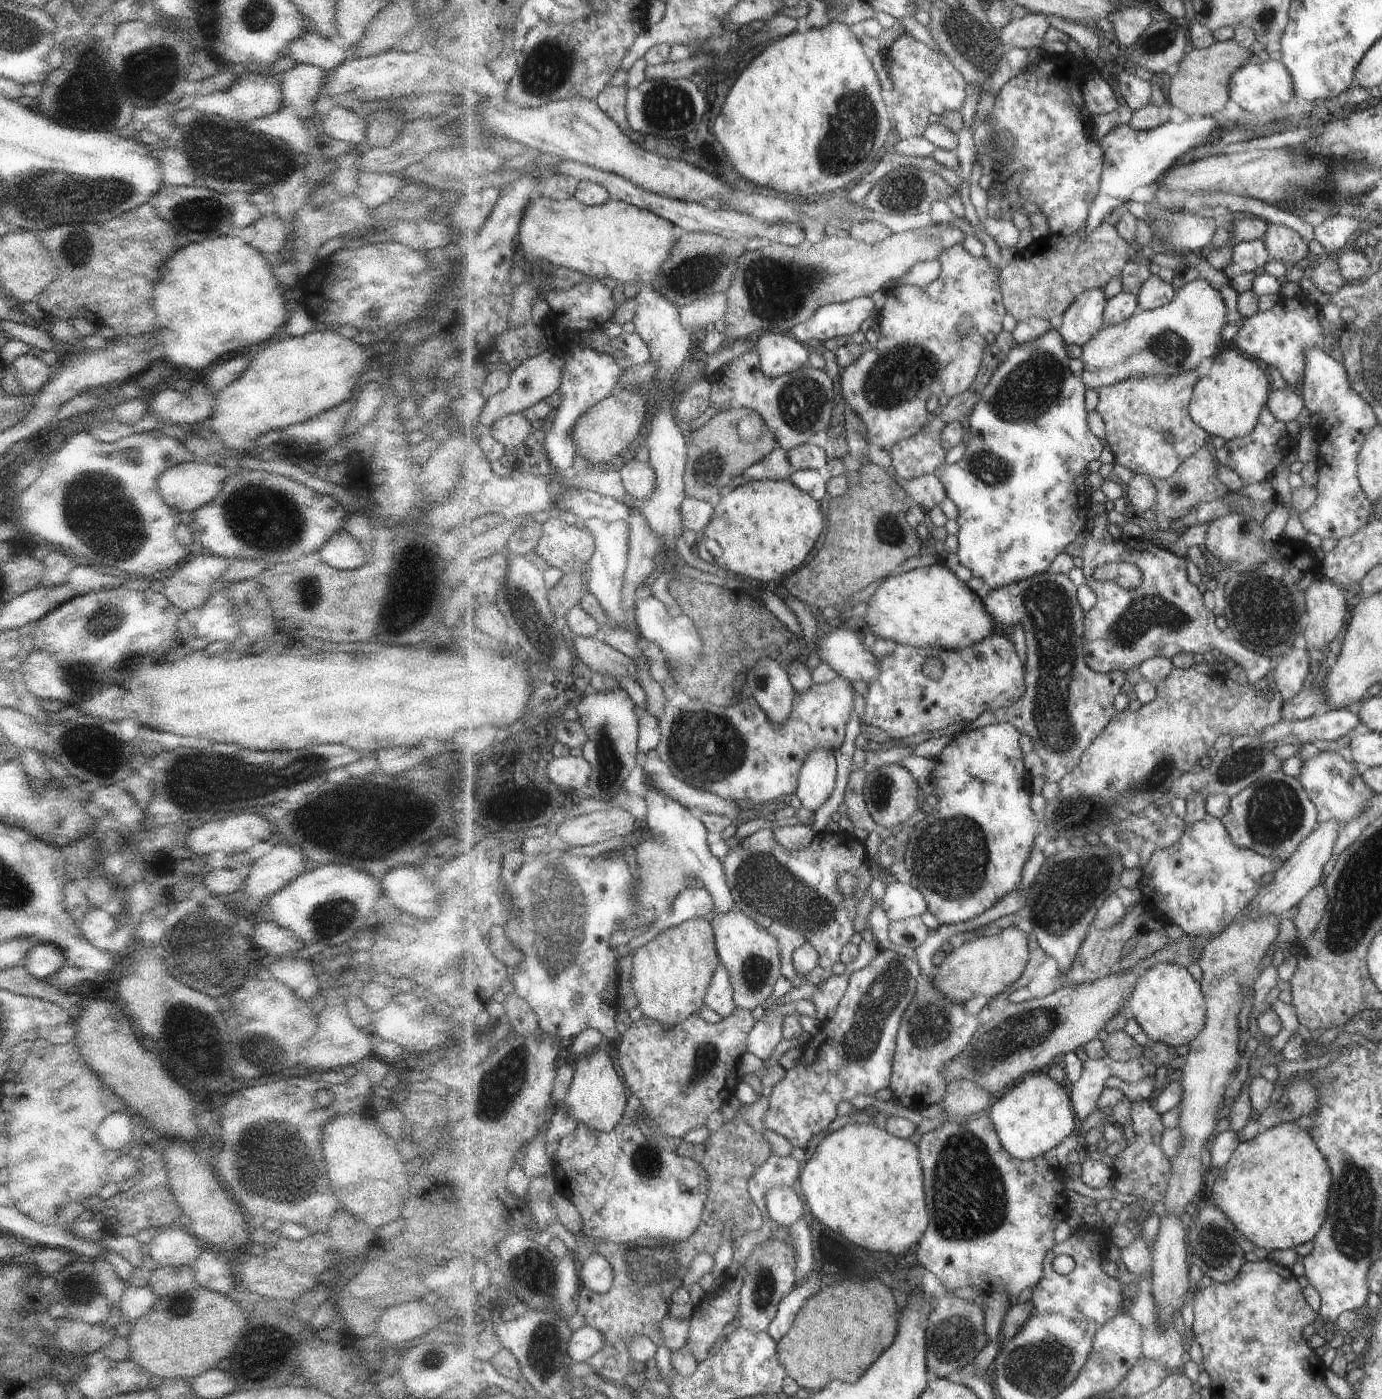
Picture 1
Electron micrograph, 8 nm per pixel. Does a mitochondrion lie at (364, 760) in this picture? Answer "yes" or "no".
no

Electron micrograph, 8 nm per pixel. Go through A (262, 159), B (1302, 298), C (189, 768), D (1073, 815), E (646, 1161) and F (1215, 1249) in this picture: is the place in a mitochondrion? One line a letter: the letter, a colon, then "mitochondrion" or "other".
A: mitochondrion
B: other
C: mitochondrion
D: mitochondrion
E: mitochondrion
F: mitochondrion

